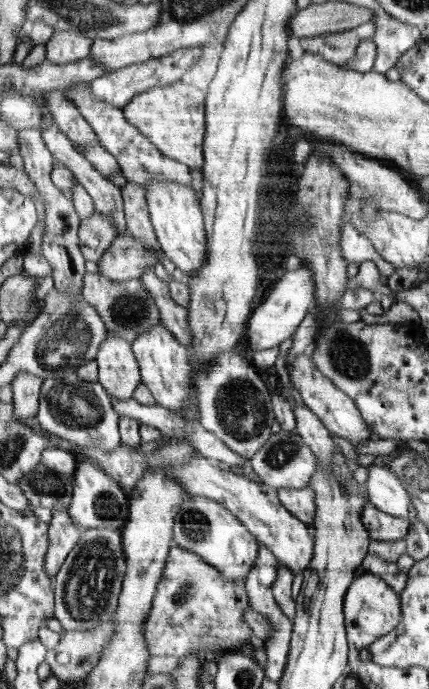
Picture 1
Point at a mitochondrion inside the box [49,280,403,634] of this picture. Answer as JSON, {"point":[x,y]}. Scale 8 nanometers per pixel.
{"point":[89,586]}

